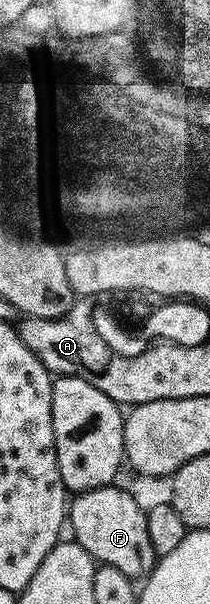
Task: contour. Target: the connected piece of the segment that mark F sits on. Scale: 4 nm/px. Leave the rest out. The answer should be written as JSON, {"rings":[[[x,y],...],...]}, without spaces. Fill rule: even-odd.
{"rings":[[[119,485],[78,492],[69,503],[69,531],[75,534],[72,535],[74,542],[83,546],[96,564],[121,569],[121,573],[125,573],[125,577],[132,581],[150,575],[157,562],[149,539],[144,504],[139,504],[129,492],[122,491]]]}

